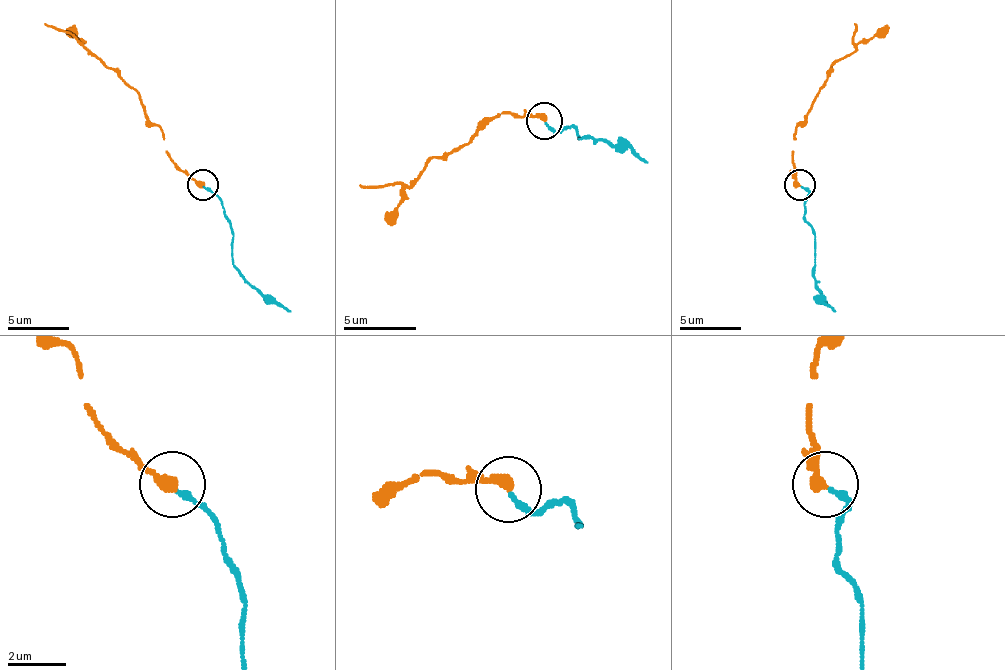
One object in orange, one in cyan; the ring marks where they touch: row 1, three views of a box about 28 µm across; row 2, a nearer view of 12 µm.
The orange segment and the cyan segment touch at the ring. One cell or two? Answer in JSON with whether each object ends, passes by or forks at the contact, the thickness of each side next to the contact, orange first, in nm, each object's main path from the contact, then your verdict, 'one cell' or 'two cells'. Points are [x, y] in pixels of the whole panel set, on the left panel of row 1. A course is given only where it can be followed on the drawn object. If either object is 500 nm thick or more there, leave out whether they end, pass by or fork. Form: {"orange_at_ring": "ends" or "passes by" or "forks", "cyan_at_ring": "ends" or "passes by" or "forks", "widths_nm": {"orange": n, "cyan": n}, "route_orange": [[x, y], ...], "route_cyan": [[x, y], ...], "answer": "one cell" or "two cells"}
{"orange_at_ring": "ends", "cyan_at_ring": "ends", "widths_nm": {"orange": 380, "cyan": 200}, "route_orange": [[202, 185], [164, 151], [164, 133], [149, 120], [140, 96], [68, 34], [44, 24]], "route_cyan": [[202, 185], [220, 201], [226, 222], [233, 229], [233, 266], [291, 312]], "answer": "two cells"}

